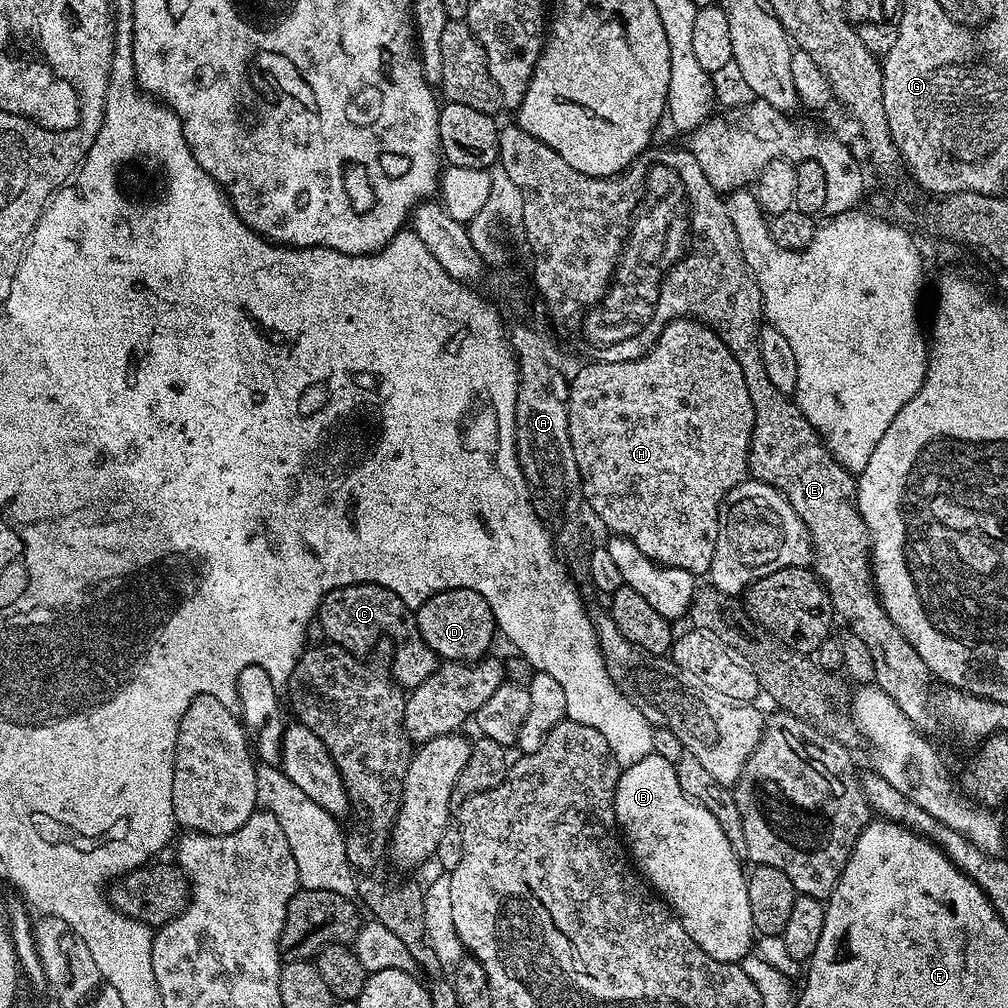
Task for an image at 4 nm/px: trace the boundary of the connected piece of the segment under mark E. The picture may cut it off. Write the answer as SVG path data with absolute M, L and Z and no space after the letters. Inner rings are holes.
M692 152L689 156L668 156L668 160L684 160L684 164L680 164L680 172L684 172L683 180L688 180L692 196L696 196L696 256L692 256L688 264L675 264L669 270L669 277L664 280L664 300L668 300L671 305L678 302L685 309L700 308L700 312L704 312L704 316L712 320L712 328L720 328L720 332L724 332L727 348L735 354L738 364L742 366L747 389L750 390L751 404L754 406L754 426L748 451L748 471L751 479L760 480L763 484L769 484L771 488L777 488L788 499L812 539L814 571L824 583L824 589L828 591L833 613L839 619L840 616L844 619L844 624L848 627L845 629L851 635L866 642L871 656L874 657L875 687L883 690L896 703L898 710L906 714L906 718L921 722L920 720L928 716L928 695L932 692L934 677L929 672L926 662L922 662L918 650L910 646L902 630L894 626L890 614L886 614L886 610L880 604L876 581L872 579L868 527L860 517L860 511L856 509L856 480L853 473L848 472L832 457L819 432L812 428L800 407L791 397L782 394L767 377L766 366L763 365L762 352L758 345L762 323L760 291L756 279L752 277L742 258L738 234L734 234L734 222L730 222L728 217L727 203L722 199L721 193L717 192L714 186L710 186L710 178L706 178L702 166L698 166L698 158L694 158ZM692 276L708 276L708 280L692 280Z

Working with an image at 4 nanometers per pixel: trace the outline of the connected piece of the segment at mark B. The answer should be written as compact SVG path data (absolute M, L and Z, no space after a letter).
M653 754L642 758L642 762L634 762L634 766L623 769L620 773L620 781L616 784L615 810L616 822L619 831L622 833L623 843L630 853L635 867L642 873L643 879L647 881L657 893L662 894L664 903L672 909L676 919L679 920L681 926L686 930L686 934L690 934L690 938L694 938L694 942L698 942L698 946L702 946L702 950L706 950L706 954L710 954L710 958L714 958L718 962L734 964L743 961L744 957L753 951L752 936L754 937L746 868L740 865L741 857L730 846L730 838L726 838L722 826L718 826L718 818L714 818L714 814L710 814L710 810L706 810L706 806L702 806L697 800L691 800L682 790L682 786L678 786L676 765L666 762L666 758Z

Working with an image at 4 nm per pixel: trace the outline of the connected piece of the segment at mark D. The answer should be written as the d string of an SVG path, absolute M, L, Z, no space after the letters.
M455 588L434 594L424 605L415 609L416 625L430 650L436 652L437 657L444 662L475 662L483 660L489 655L492 639L497 639L498 629L496 619L482 594L465 588Z

